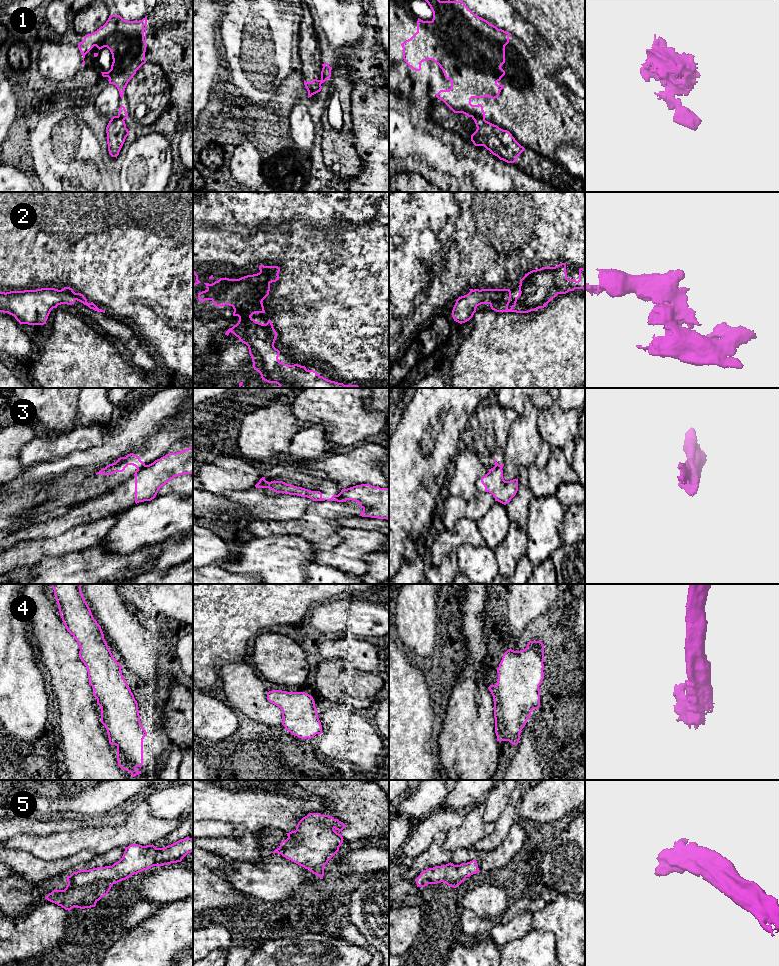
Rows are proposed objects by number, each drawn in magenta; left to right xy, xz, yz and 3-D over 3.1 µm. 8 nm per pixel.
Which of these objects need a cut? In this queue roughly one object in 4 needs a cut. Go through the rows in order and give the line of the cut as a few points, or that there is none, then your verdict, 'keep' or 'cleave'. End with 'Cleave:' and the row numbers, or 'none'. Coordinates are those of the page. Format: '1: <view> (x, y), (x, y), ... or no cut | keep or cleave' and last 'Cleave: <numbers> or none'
1: yz (472, 117), (484, 119) | cleave
2: no cut | keep
3: xy (146, 465), (135, 473) | cleave
4: no cut | keep
5: no cut | keep
Cleave: 1, 3

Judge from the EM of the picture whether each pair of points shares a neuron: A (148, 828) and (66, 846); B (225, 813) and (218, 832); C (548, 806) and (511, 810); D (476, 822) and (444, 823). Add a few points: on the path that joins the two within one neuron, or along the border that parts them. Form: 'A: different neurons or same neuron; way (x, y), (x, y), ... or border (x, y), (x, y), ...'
A: same neuron; way (128, 832), (121, 836), (86, 838)
B: different neurons; border (203, 820), (229, 823), (236, 834)
C: different neurons; border (523, 792), (517, 813)
D: different neurons; border (465, 813), (463, 821), (446, 833)

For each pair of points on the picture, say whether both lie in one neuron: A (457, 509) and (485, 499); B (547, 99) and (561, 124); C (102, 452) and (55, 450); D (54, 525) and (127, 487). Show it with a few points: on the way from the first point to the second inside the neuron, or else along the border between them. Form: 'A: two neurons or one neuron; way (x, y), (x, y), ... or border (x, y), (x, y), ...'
A: one neuron; way (464, 509), (474, 509), (478, 505)
B: one neuron; way (547, 105), (547, 110), (555, 118)
C: two neurons; border (97, 445), (91, 448), (75, 450), (53, 462)
D: one neuron; way (72, 519), (109, 503)

